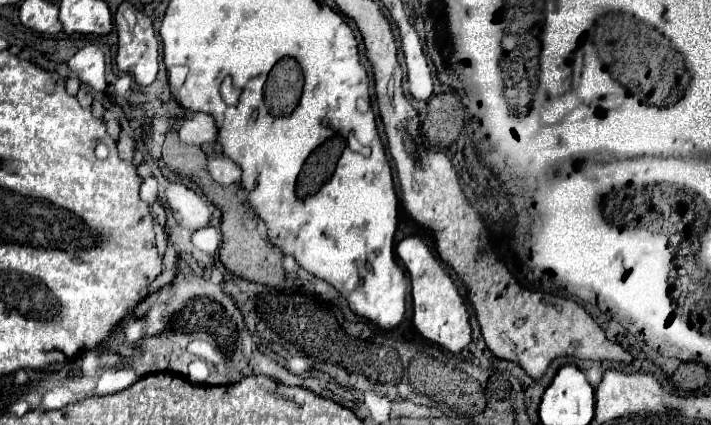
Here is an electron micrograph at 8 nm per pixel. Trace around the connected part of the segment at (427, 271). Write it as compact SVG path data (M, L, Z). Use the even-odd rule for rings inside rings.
M420 236L404 238L398 244L398 256L410 274L410 292L412 292L412 302L414 302L414 326L426 340L446 348L448 352L452 354L462 352L472 342L472 328L468 322L468 308L460 292L456 290L452 278L444 272L444 268L440 266L440 260L432 254L430 246Z

